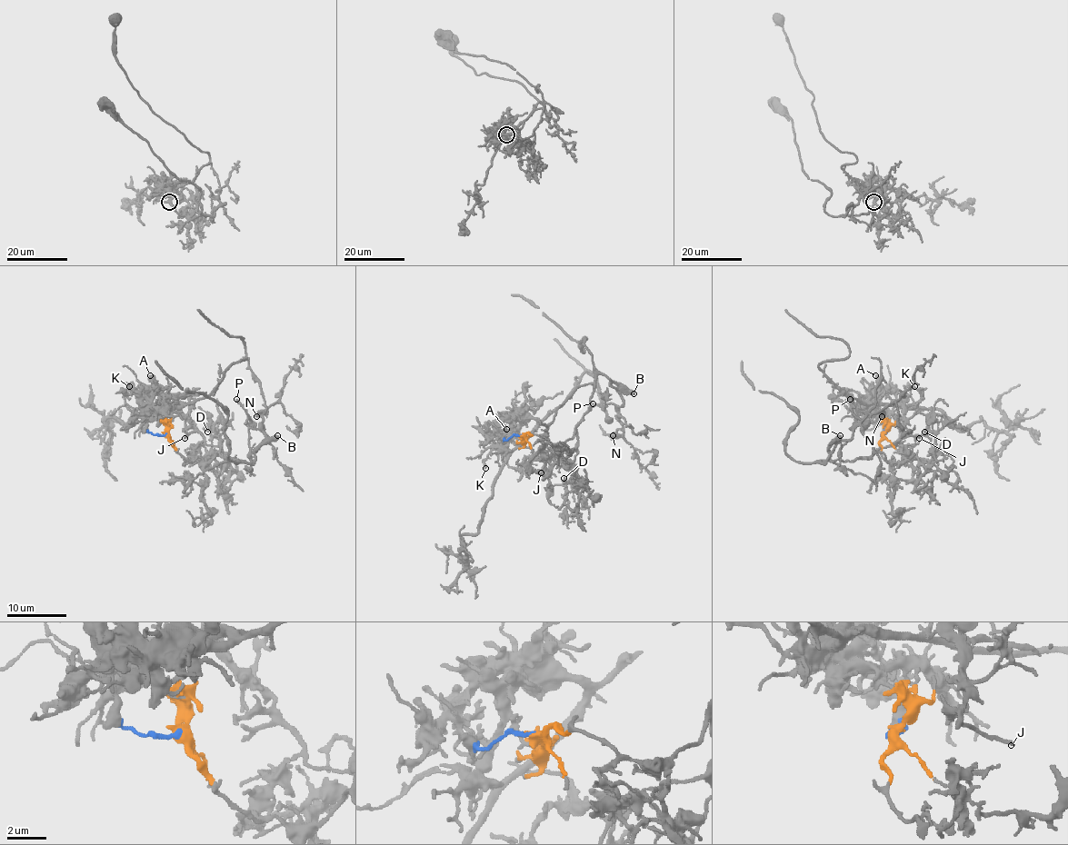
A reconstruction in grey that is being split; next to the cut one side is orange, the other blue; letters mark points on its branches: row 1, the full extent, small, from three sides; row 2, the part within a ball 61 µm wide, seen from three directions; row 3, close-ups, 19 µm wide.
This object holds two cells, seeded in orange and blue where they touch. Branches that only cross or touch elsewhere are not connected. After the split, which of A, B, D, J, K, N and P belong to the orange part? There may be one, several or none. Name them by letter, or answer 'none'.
B, D, J, N, P

